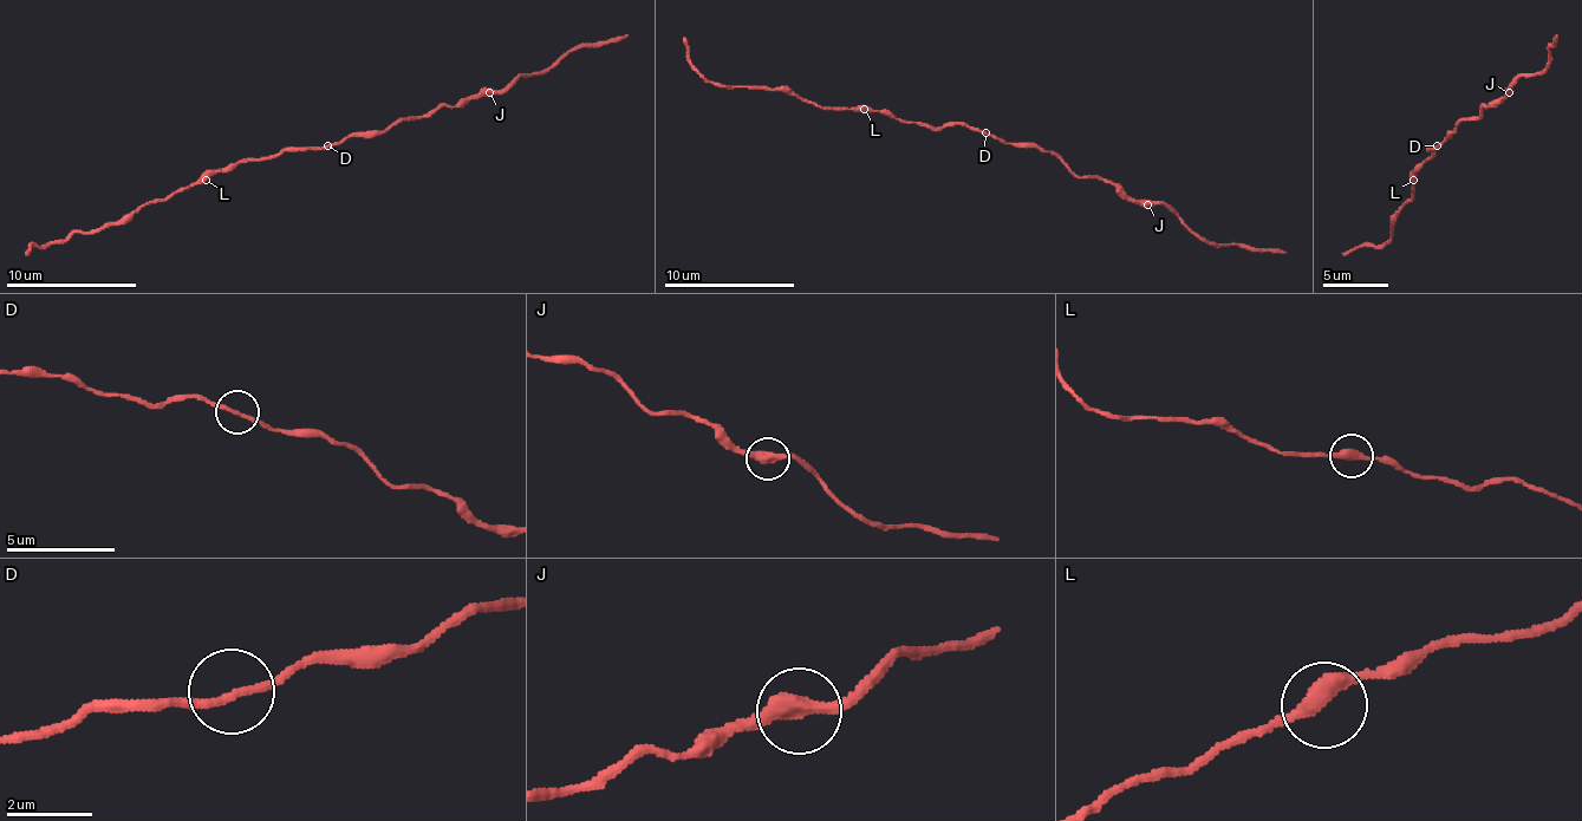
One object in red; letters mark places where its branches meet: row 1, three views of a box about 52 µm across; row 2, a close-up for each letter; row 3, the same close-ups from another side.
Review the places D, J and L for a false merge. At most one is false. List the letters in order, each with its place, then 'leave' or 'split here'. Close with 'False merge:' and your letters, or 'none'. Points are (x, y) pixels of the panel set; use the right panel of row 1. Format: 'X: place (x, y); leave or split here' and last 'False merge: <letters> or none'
D: place (1437, 145); leave
J: place (1509, 92); leave
L: place (1413, 180); leave
False merge: none

